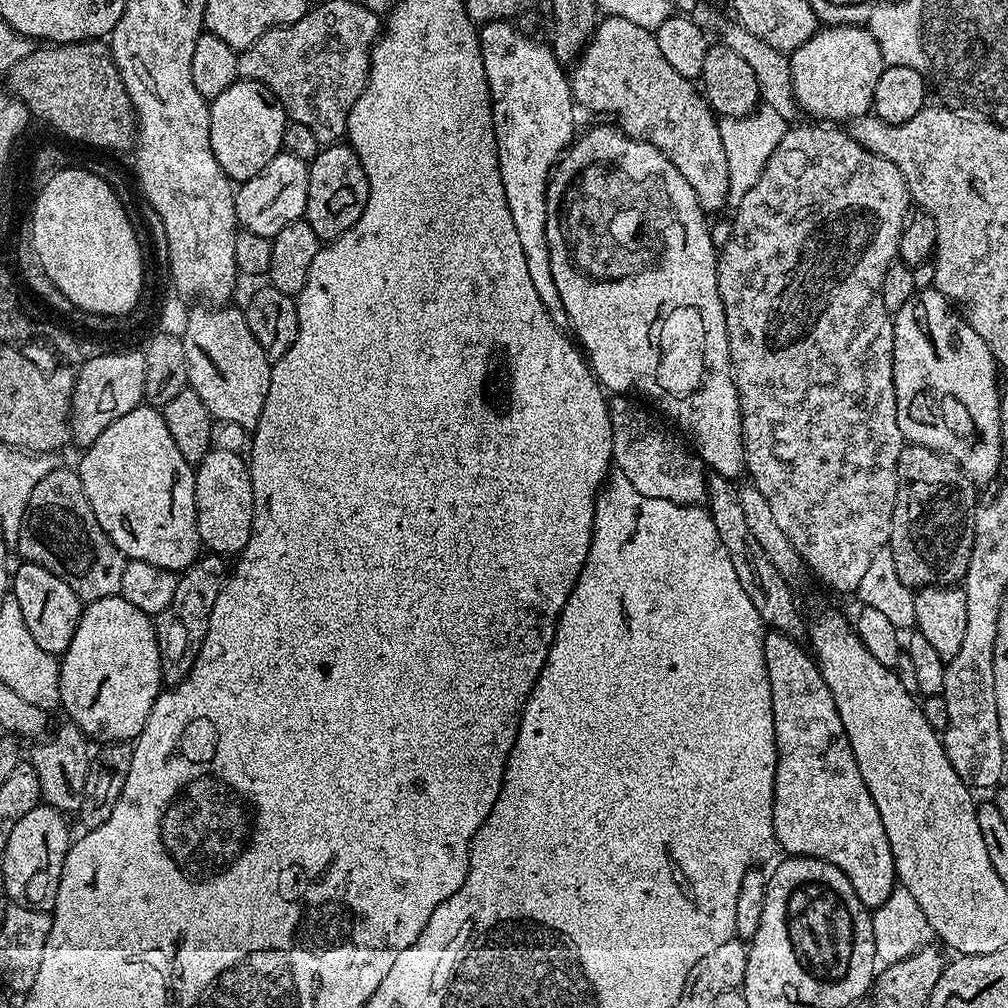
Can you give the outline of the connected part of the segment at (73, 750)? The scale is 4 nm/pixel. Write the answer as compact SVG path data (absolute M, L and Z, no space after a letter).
M63 723L56 729L53 727L39 742L33 743L36 745L32 748L30 762L40 779L41 801L49 804L51 808L57 808L59 812L76 814L80 811L82 794L86 790L86 774L90 759L87 744L90 744L90 740L77 724Z

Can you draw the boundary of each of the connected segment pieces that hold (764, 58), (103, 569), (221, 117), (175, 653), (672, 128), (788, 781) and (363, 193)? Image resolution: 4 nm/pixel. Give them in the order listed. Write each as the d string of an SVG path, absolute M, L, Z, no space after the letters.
M700 4L696 9L691 9L690 15L692 21L699 28L711 30L713 33L716 31L720 35L717 36L719 43L730 46L730 50L735 50L754 70L754 78L758 78L760 99L763 107L774 110L777 114L782 114L784 120L789 122L795 121L794 118L796 112L798 113L798 105L796 95L794 94L794 86L792 85L788 56L783 52L774 50L774 46L762 42L762 38L758 38L755 34L750 34L742 25L736 23L735 19L727 18L728 20L723 20L708 4Z
M57 466L34 486L14 548L20 551L21 561L42 566L62 578L82 602L117 595L122 586L126 557L110 542L106 530L98 526L98 518L90 510L90 498L86 498L82 478L75 467Z
M236 79L210 101L210 150L233 182L254 178L283 149L282 134L289 119L282 102L262 82Z
M204 554L191 566L179 573L174 598L167 608L155 617L156 645L160 655L160 678L165 685L181 684L188 677L196 661L196 655L204 644L210 626L210 614L214 610L214 602L218 602L218 594L224 588L226 568L225 557L219 554Z
M604 16L597 23L596 32L585 46L580 59L571 65L570 83L572 99L581 109L620 112L615 120L620 131L635 140L653 144L659 152L666 154L666 158L678 166L678 174L690 182L690 190L694 190L705 213L720 212L730 204L730 172L726 170L726 150L722 150L718 117L704 99L701 89L693 81L682 78L682 74L678 74L670 67L670 62L666 62L662 50L658 50L655 35L649 29L634 26L634 22L626 22L626 18Z
M771 630L764 633L764 657L768 663L768 677L772 691L774 710L774 738L776 739L776 777L774 778L774 834L776 843L785 848L788 856L809 856L830 862L850 878L854 894L868 909L874 910L890 898L898 886L894 854L890 850L890 838L886 838L886 826L878 818L878 806L870 798L862 774L858 774L858 762L854 750L850 750L850 738L838 718L838 706L834 706L834 694L820 673L820 665L797 640Z
M344 142L321 147L319 154L308 164L308 193L303 215L314 234L327 242L350 230L350 226L362 218L367 197L366 170L362 170L362 162L356 151Z

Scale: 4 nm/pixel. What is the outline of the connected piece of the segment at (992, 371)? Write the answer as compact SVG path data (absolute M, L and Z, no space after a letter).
M920 290L915 296L902 306L902 310L894 313L894 390L896 391L896 409L898 410L898 430L902 430L905 441L918 446L926 446L930 450L939 452L942 456L949 456L955 460L957 466L967 474L972 483L977 486L988 484L996 475L1002 471L1000 459L1002 458L1002 438L1000 437L1000 423L998 422L998 406L1000 405L1001 389L996 388L996 372L998 365L996 359L990 354L990 346L974 334L974 330L964 321L959 311L944 297L943 294L935 290Z

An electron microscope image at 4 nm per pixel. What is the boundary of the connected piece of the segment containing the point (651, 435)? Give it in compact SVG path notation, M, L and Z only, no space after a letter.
M616 394L608 402L612 431L612 458L619 475L628 479L630 486L634 486L638 494L646 494L646 498L666 498L675 504L703 505L708 495L708 476L704 461L696 455L695 451L690 450L687 443L679 444L646 409L639 408L632 400L635 399L624 394Z

